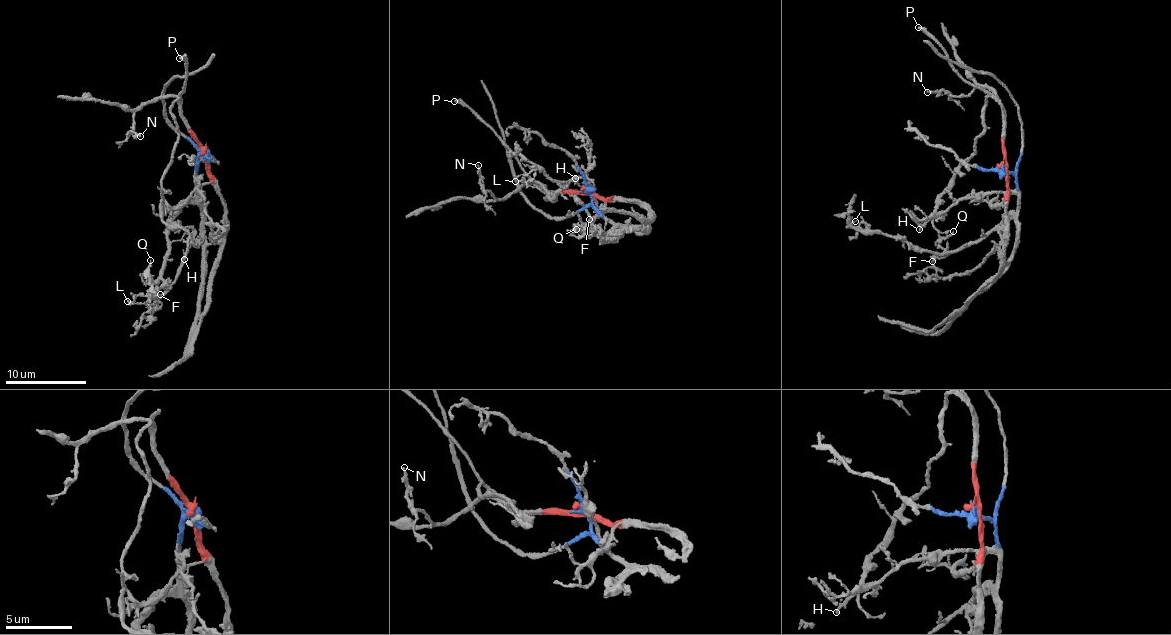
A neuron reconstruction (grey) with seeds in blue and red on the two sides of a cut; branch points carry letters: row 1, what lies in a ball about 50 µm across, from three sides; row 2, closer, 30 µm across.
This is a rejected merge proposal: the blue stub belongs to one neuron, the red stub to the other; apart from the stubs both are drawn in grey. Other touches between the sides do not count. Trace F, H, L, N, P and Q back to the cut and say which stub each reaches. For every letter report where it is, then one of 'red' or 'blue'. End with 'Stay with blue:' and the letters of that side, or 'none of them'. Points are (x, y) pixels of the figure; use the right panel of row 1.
F: place (932, 261); blue
H: place (919, 229); red
L: place (855, 221); blue
N: place (927, 92); red
P: place (918, 27); red
Q: place (953, 231); blue
Stay with blue: F, L, Q

